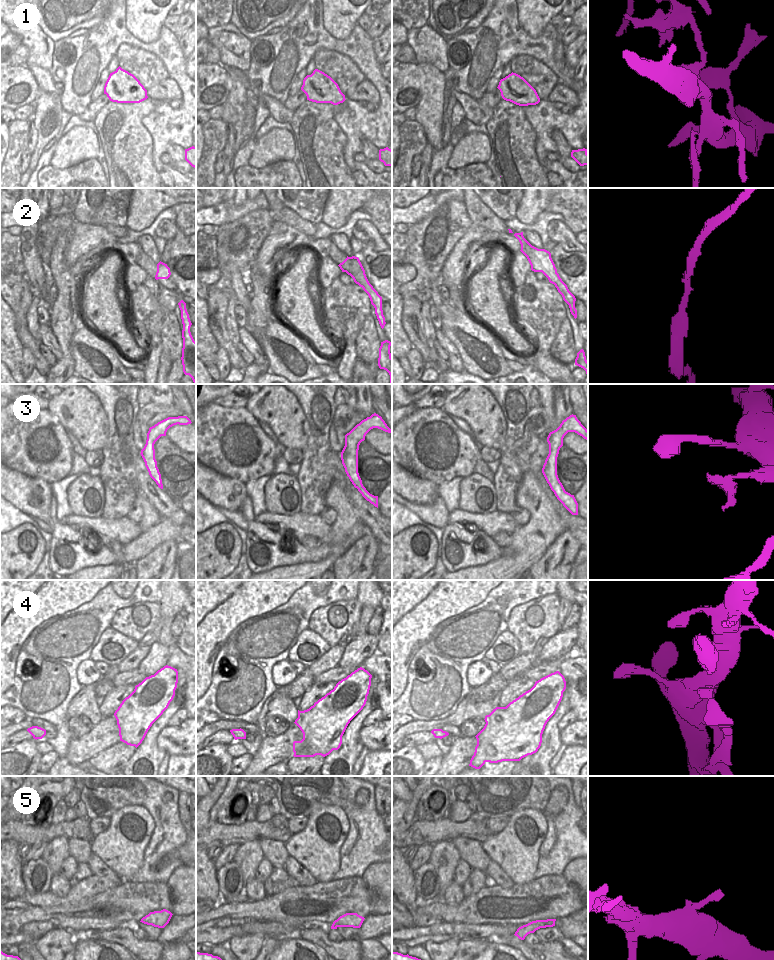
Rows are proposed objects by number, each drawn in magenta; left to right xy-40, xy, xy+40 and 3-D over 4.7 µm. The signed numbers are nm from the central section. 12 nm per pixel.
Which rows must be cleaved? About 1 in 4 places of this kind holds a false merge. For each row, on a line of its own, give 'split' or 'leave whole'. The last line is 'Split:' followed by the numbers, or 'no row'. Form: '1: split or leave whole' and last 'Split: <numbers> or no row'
1: leave whole
2: leave whole
3: leave whole
4: leave whole
5: leave whole
Split: no row

